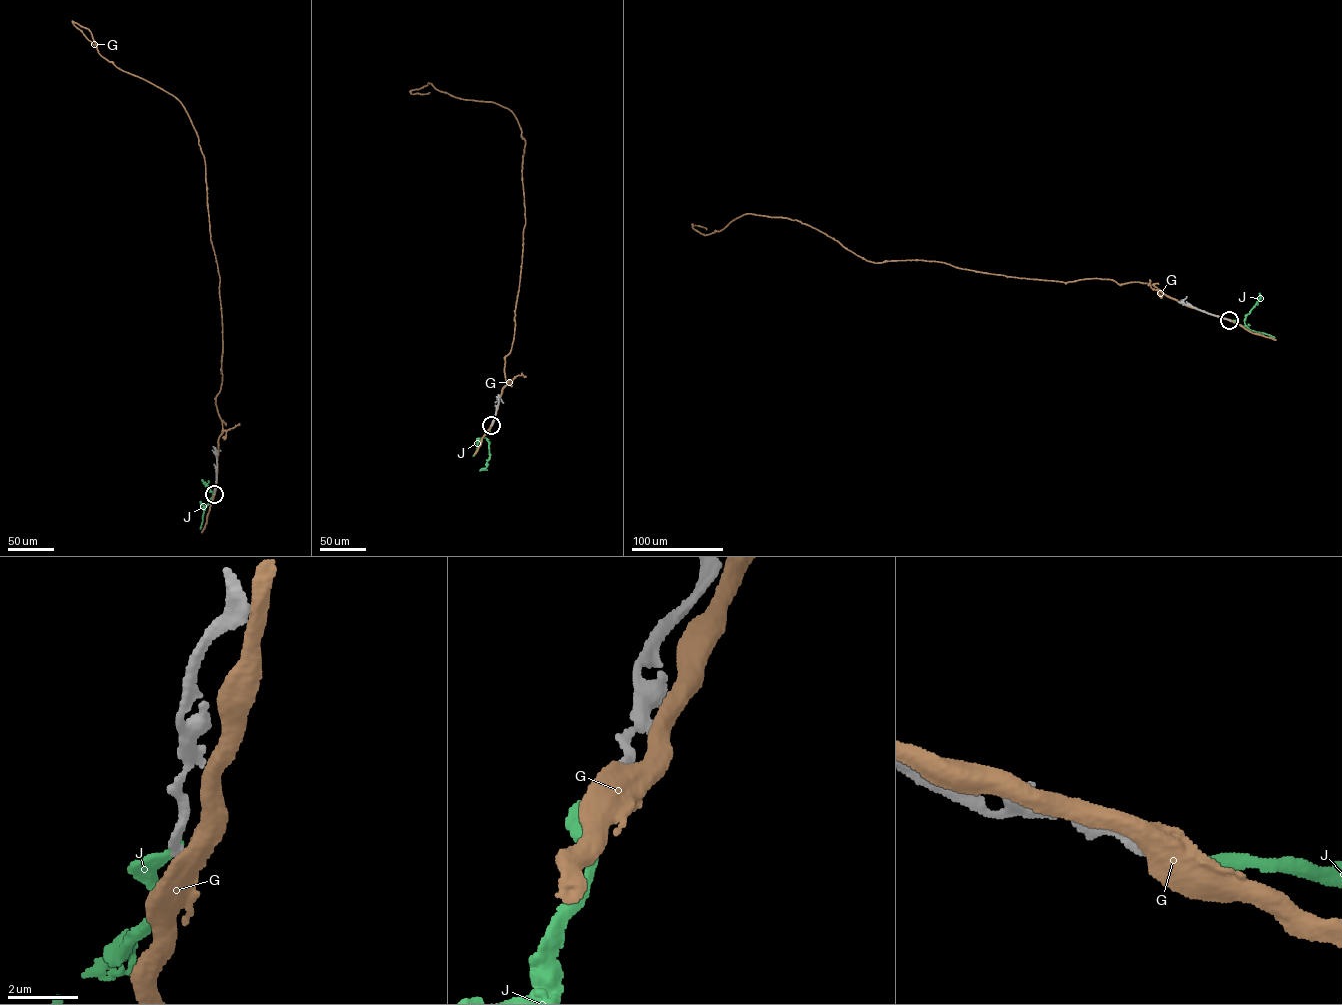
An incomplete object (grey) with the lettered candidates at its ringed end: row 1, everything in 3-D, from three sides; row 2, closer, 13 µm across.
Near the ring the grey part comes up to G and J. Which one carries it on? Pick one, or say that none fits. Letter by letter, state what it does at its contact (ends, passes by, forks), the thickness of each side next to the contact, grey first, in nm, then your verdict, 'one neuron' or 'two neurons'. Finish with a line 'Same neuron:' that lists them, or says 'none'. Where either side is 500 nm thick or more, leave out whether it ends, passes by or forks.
G: calibres 240 and 600 nm; two neurons
J: it ends; calibres 280 and 280 nm; two neurons
Same neuron: none

